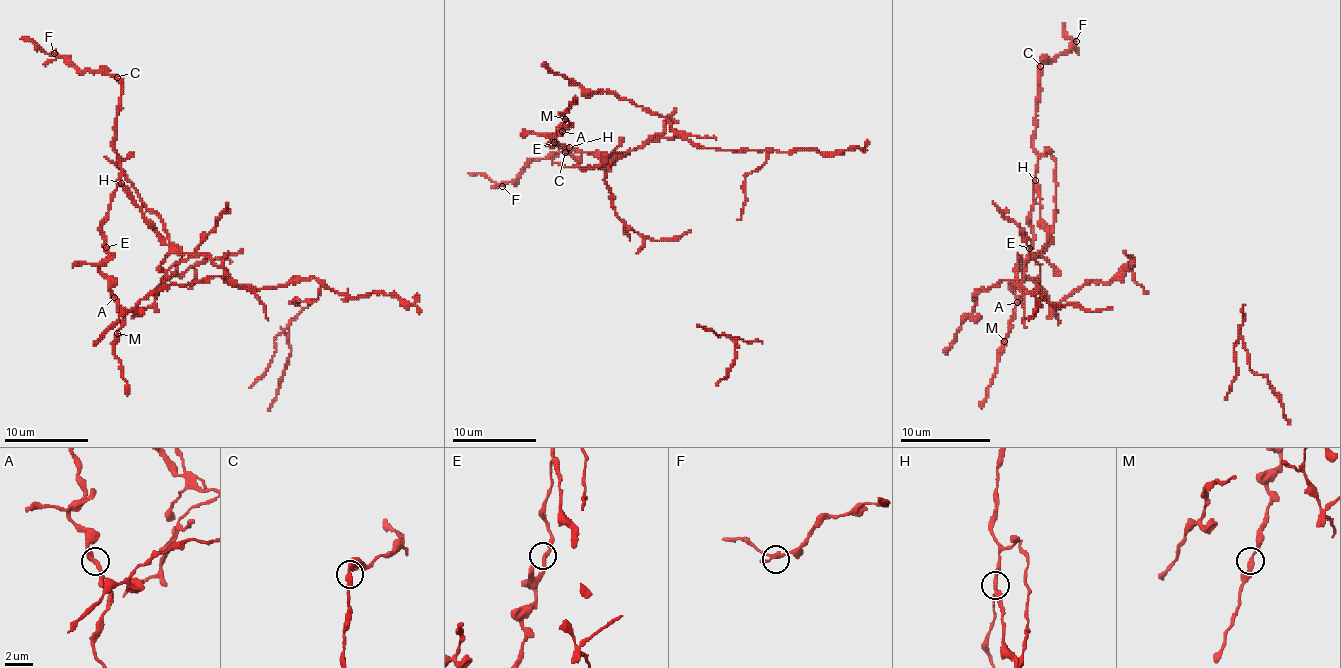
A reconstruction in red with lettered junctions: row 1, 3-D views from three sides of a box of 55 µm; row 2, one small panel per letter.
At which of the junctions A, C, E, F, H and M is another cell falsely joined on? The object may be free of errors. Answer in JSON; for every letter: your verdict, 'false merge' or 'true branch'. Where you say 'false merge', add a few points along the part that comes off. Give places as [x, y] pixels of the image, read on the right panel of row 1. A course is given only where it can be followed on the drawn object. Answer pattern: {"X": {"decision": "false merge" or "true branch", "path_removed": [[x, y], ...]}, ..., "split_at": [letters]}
{"A": {"decision": "true branch"}, "C": {"decision": "true branch"}, "E": {"decision": "true branch"}, "F": {"decision": "true branch"}, "H": {"decision": "false merge"}, "M": {"decision": "true branch"}, "split_at": ["H"]}

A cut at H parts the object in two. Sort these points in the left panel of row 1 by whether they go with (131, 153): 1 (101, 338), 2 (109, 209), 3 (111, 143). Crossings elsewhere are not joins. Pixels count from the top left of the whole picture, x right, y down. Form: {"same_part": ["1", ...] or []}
{"same_part": ["2", "3"]}

